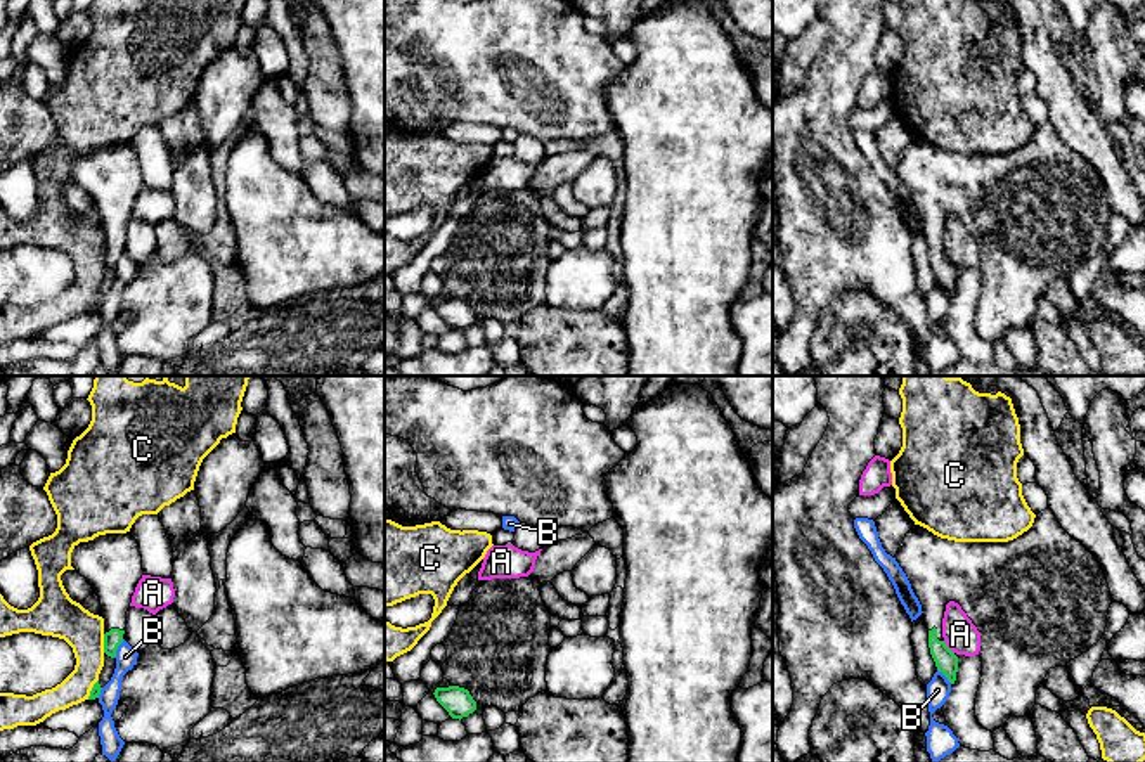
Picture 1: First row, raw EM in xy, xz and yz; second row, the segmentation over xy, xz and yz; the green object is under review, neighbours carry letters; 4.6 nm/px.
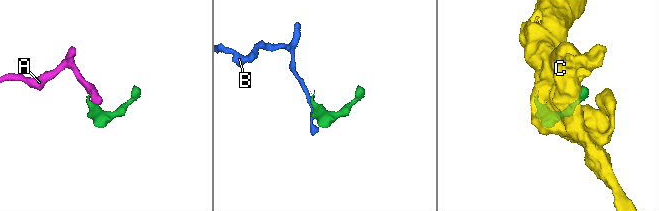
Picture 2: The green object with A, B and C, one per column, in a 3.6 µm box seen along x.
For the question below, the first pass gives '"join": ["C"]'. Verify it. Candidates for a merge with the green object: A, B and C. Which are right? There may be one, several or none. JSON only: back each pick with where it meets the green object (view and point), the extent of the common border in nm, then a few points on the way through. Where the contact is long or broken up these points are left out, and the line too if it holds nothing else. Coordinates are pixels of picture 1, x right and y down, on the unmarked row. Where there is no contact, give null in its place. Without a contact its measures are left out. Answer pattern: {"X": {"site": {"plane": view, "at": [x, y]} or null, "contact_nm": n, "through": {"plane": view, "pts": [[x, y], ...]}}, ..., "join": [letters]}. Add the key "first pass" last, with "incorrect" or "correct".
{"C": {"site": {"plane": "xy", "at": [104, 255]}, "contact_nm": 90}, "join": ["C"], "first pass": "correct"}

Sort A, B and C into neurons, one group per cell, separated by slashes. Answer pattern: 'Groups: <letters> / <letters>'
Groups: A / B / C

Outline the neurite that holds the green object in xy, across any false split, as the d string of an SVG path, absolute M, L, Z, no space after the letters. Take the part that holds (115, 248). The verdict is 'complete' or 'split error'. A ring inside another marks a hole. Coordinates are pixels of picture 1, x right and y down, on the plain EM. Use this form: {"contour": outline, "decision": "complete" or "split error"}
{"contour": "M92 0L92 33L73 52L66 76L50 85L43 102L57 126L57 140L29 158L38 182L40 210L28 222L10 218L0 206L0 249L35 244L64 251L74 265L74 282L55 300L33 308L0 305L0 343L36 338L100 307L99 286L104 268L116 268L125 242L104 242L104 230L90 225L66 204L61 187L71 178L71 165L80 154L106 145L126 145L142 126L158 126L187 104L203 71L222 50L236 45L246 0Z", "decision": "split error"}

